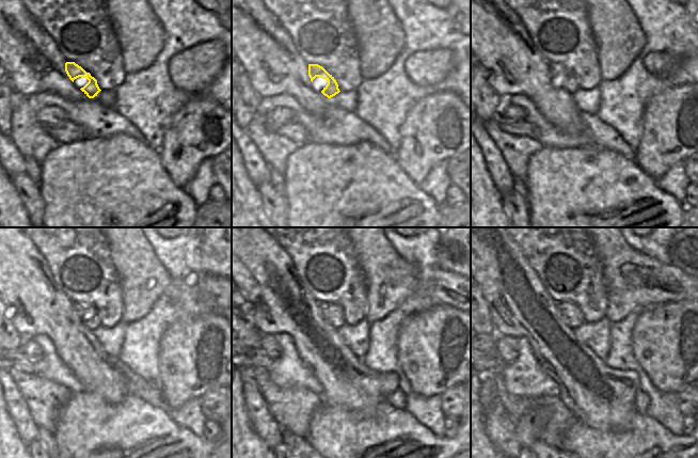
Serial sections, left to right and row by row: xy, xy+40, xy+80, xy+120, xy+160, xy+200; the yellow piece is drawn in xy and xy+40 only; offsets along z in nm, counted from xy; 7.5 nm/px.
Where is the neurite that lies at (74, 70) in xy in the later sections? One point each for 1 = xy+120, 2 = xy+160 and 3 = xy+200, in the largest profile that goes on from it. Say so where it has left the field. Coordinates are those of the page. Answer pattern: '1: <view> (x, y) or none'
1: xy+120 (88, 314)
2: xy+160 (332, 313)
3: xy+200 (571, 315)

